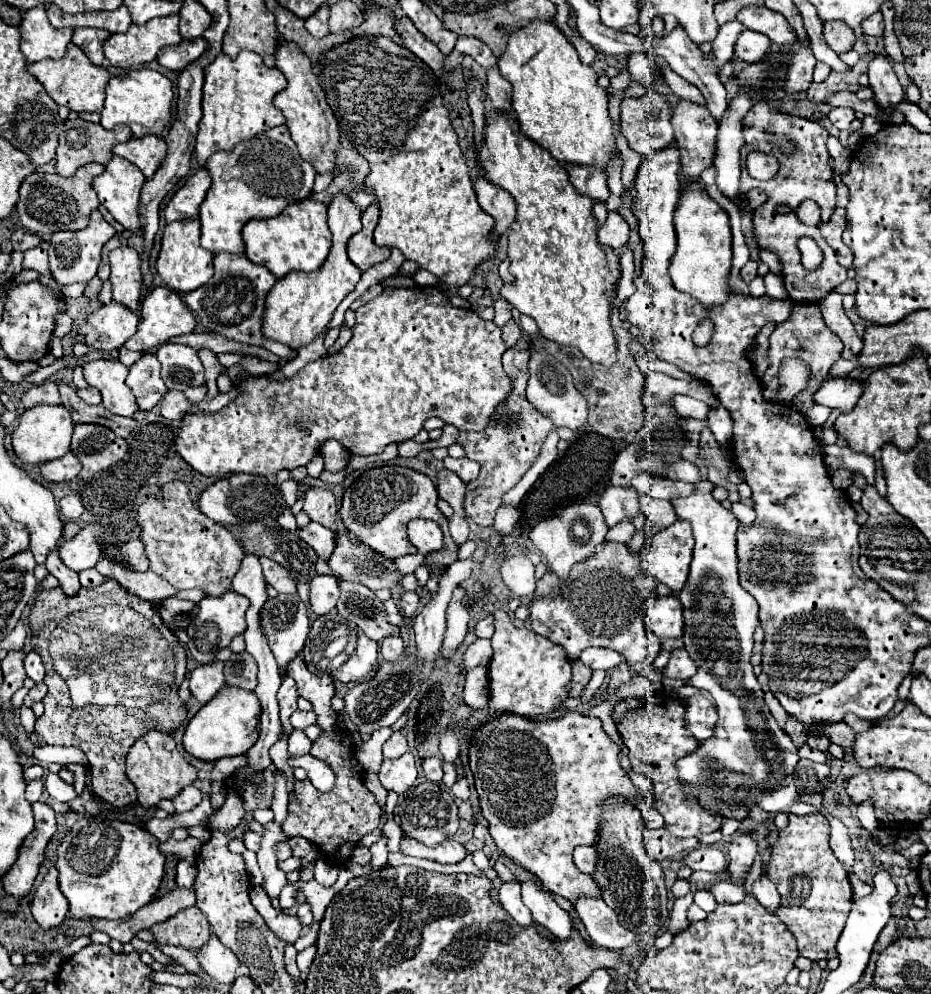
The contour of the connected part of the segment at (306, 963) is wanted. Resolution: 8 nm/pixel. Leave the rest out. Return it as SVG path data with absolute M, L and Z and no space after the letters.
M310 945L310 947L306 947L304 951L298 953L298 969L300 969L300 973L302 973L304 977L306 977L308 971L310 971L310 963L314 961L314 955L316 955L316 945Z

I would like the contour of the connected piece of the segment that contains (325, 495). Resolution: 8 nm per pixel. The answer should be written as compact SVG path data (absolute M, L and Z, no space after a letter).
M312 487L304 497L304 511L312 521L336 531L336 501L330 489Z

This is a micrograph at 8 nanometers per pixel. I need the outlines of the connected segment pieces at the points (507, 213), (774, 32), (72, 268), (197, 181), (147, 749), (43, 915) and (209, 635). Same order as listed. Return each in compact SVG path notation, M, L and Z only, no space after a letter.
M478 177L474 181L474 191L476 191L476 197L478 197L478 203L480 207L494 217L496 225L492 229L492 239L498 241L502 235L510 233L510 225L514 225L514 219L516 219L516 203L514 203L514 197L496 187L494 183Z
M746 7L738 13L738 21L744 23L746 29L768 35L778 45L792 45L794 41L798 41L790 23L786 23L786 17L782 13L772 11L772 9Z
M94 211L90 215L88 227L82 229L82 231L60 231L60 233L54 233L52 239L50 239L50 249L48 249L50 271L52 271L54 279L60 285L72 285L72 283L84 283L84 285L88 285L92 281L92 277L96 277L98 265L100 265L102 245L110 237L114 237L114 233L116 233L114 227L104 221L104 217L102 217L100 211Z
M198 169L194 175L190 175L186 185L180 187L172 197L172 201L166 205L164 209L166 223L180 221L180 219L198 219L200 203L204 201L210 185L212 179L206 169Z
M154 729L154 731L148 731L146 735L142 735L140 739L136 739L132 749L128 751L126 775L138 789L140 805L150 809L150 807L156 807L156 803L160 799L172 799L186 785L192 785L192 781L198 777L198 769L192 767L186 761L186 757L178 751L178 745L176 745L172 733Z
M50 867L48 875L40 883L32 901L32 915L42 929L60 925L68 917L68 903L62 891L58 891L58 869Z
M226 591L224 595L218 597L210 597L206 595L202 601L194 603L194 609L188 613L190 625L188 625L188 651L192 653L192 657L198 663L210 663L214 661L216 651L220 651L222 647L230 645L230 641L244 633L246 629L246 621L244 621L244 613L250 607L250 601L244 595L238 595L236 591Z

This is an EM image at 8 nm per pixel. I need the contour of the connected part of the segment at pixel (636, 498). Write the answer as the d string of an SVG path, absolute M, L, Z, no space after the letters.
M608 487L600 497L600 509L604 513L606 525L614 527L622 521L634 521L640 511L640 495L634 491L634 487Z

